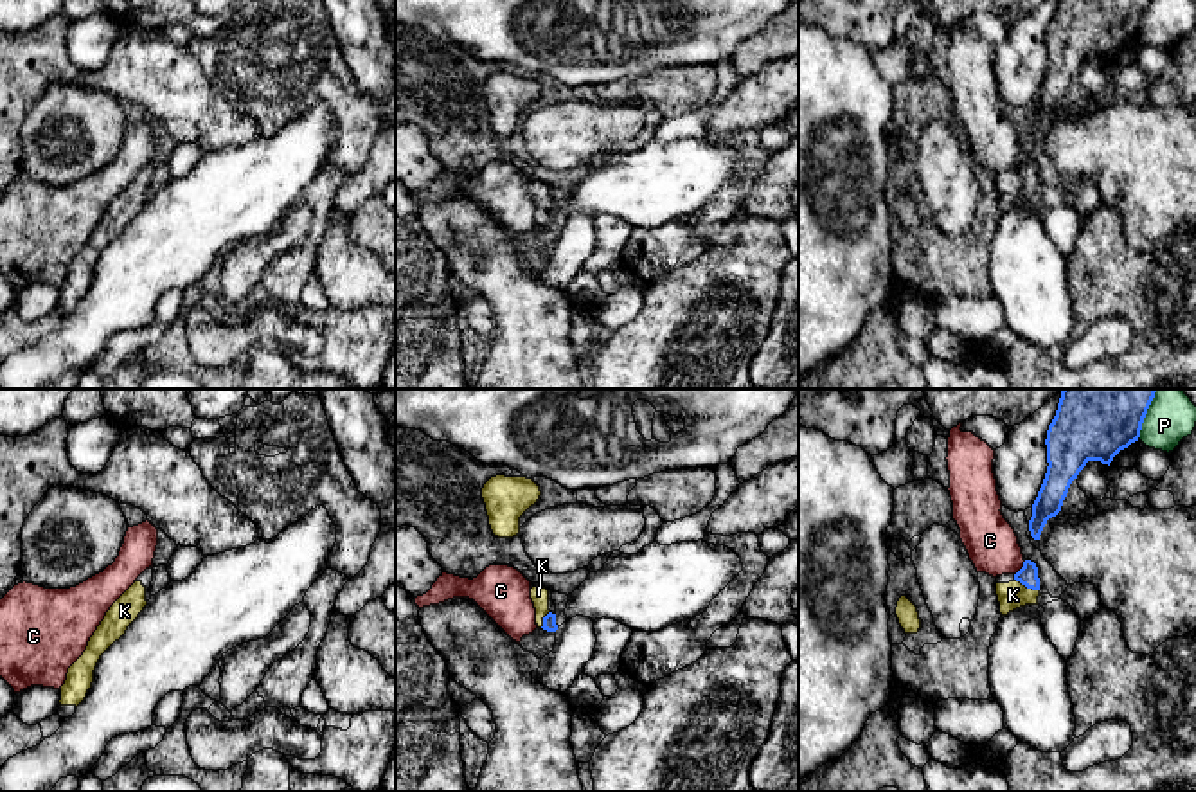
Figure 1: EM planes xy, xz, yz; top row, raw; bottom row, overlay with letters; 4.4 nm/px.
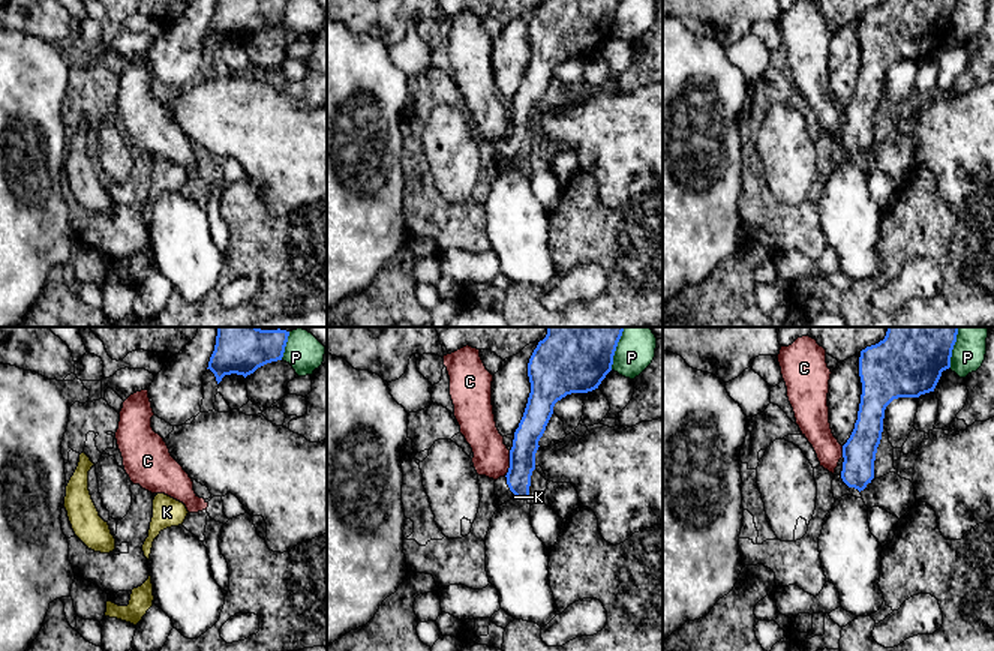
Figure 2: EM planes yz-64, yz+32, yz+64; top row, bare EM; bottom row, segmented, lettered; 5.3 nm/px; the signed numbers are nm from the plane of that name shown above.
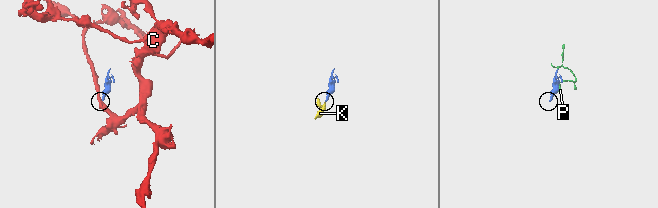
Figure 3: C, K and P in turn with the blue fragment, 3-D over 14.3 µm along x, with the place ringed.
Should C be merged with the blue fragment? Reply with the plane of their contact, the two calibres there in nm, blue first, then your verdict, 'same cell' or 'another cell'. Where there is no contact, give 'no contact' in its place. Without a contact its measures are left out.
meets blue in yz; 90 nm thick on the blue side, 220 nm on the other; another cell

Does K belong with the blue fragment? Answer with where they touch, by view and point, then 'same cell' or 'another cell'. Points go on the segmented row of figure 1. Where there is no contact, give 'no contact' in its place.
contact yz (1027, 587); same cell

